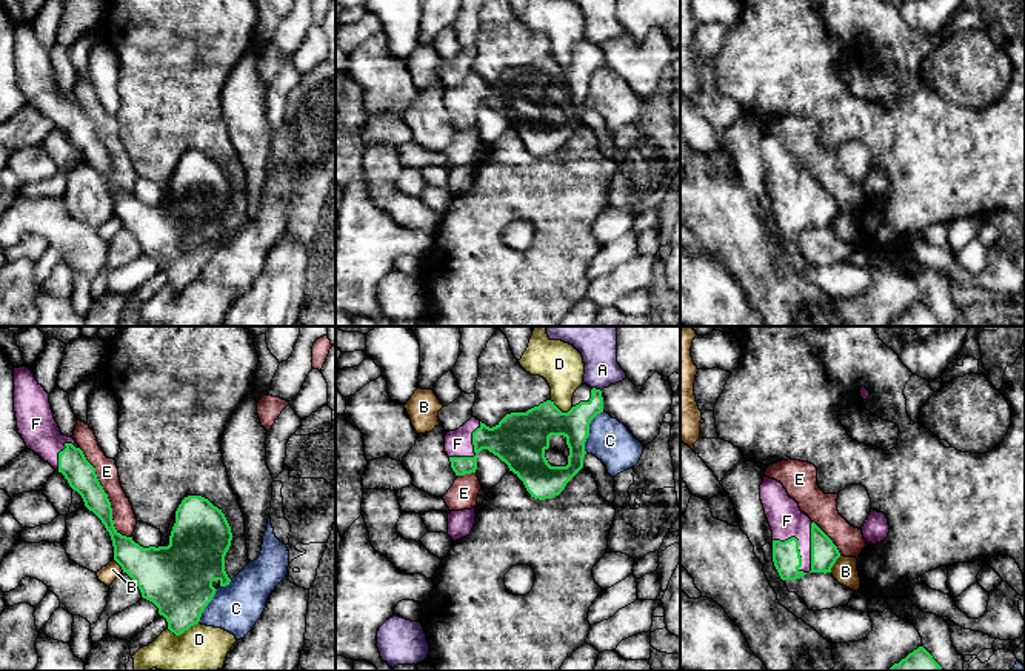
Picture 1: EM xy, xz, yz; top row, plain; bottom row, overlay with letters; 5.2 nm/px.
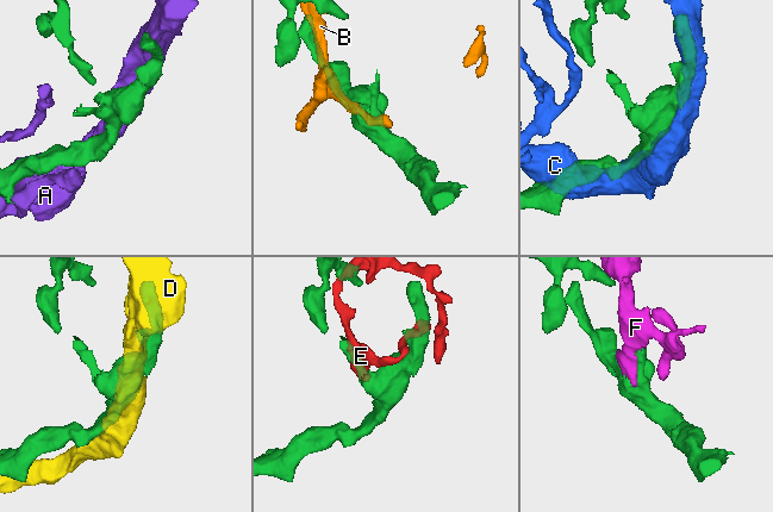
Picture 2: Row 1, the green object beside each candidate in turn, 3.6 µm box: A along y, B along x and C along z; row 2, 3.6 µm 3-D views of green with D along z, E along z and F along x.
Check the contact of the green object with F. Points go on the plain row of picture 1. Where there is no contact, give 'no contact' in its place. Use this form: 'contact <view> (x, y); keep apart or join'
contact yz (797, 200); join

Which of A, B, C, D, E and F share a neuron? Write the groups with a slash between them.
A / B / C / D / E / F

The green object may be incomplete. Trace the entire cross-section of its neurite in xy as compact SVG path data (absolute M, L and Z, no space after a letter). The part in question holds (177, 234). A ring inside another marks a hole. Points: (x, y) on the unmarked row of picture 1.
M26 22L14 23L14 68L26 103L62 128L69 142L82 151L85 162L102 175L112 195L114 215L135 237L142 252L159 263L159 269L168 277L168 285L180 291L197 280L217 246L212 237L219 235L220 242L231 237L225 226L225 211L231 202L232 188L222 165L202 151L188 151L175 166L169 200L143 203L132 192L122 191L115 185L111 157L97 134L95 123L86 115L75 95L60 88L49 49Z

